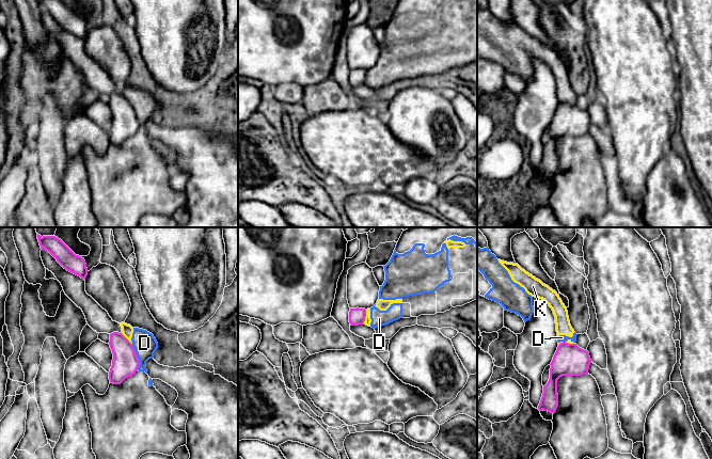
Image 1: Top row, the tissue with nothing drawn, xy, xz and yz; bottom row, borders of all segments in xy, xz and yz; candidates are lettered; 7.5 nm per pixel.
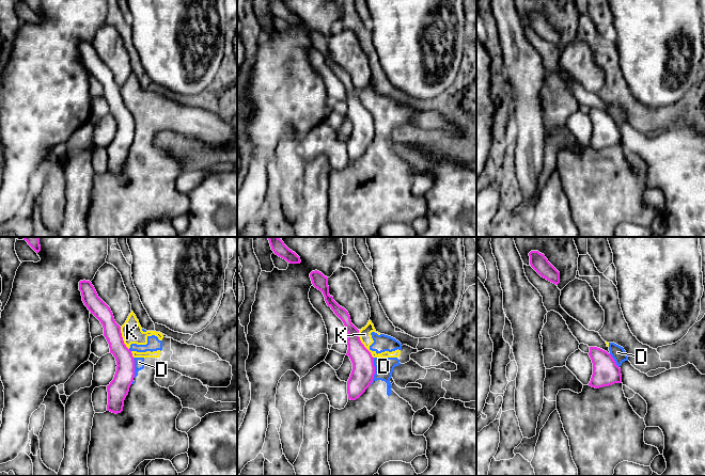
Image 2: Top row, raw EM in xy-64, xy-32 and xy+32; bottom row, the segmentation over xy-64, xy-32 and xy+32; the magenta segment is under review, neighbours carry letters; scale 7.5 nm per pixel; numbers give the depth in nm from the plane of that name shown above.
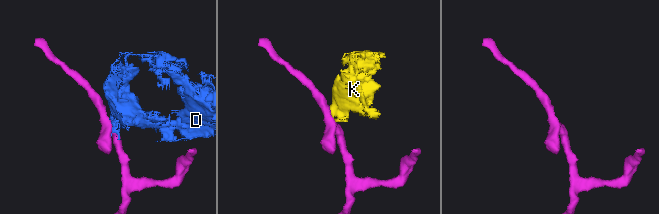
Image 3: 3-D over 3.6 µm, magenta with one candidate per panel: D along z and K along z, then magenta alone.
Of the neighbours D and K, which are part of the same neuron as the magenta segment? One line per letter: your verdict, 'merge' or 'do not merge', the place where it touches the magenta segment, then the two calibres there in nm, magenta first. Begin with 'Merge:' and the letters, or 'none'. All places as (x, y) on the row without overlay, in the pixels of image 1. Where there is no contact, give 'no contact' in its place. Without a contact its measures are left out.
Merge: none
D: do not merge; meets magenta in xy at (137, 117); 200 nm thick on the magenta side, 170 nm on the other
K: do not merge; meets magenta in xz at (365, 77); 130 nm thick on the magenta side, 50 nm on the other

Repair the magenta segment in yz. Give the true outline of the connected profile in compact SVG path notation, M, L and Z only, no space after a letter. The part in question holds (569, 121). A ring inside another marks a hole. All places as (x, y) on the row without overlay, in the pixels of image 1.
M560 104L550 125L550 140L543 147L538 171L554 175L558 168L557 141L563 137L588 136L590 124L587 111L576 105Z

